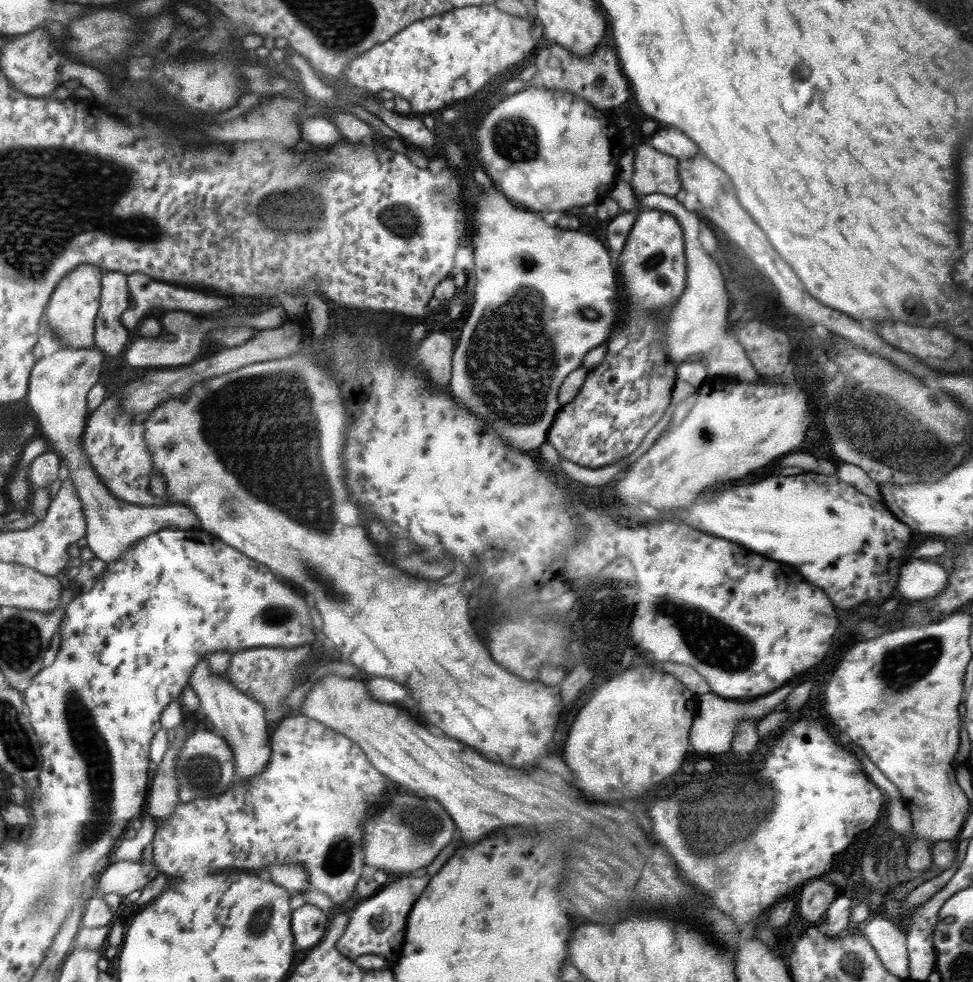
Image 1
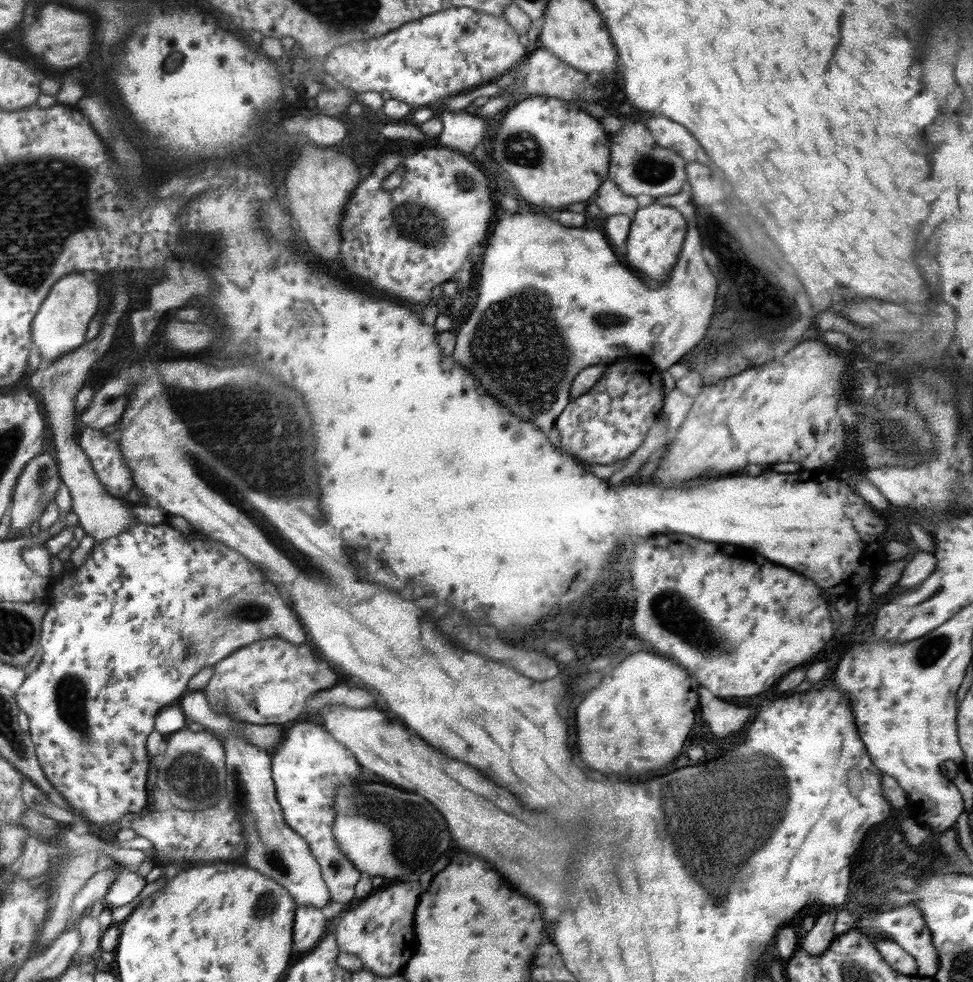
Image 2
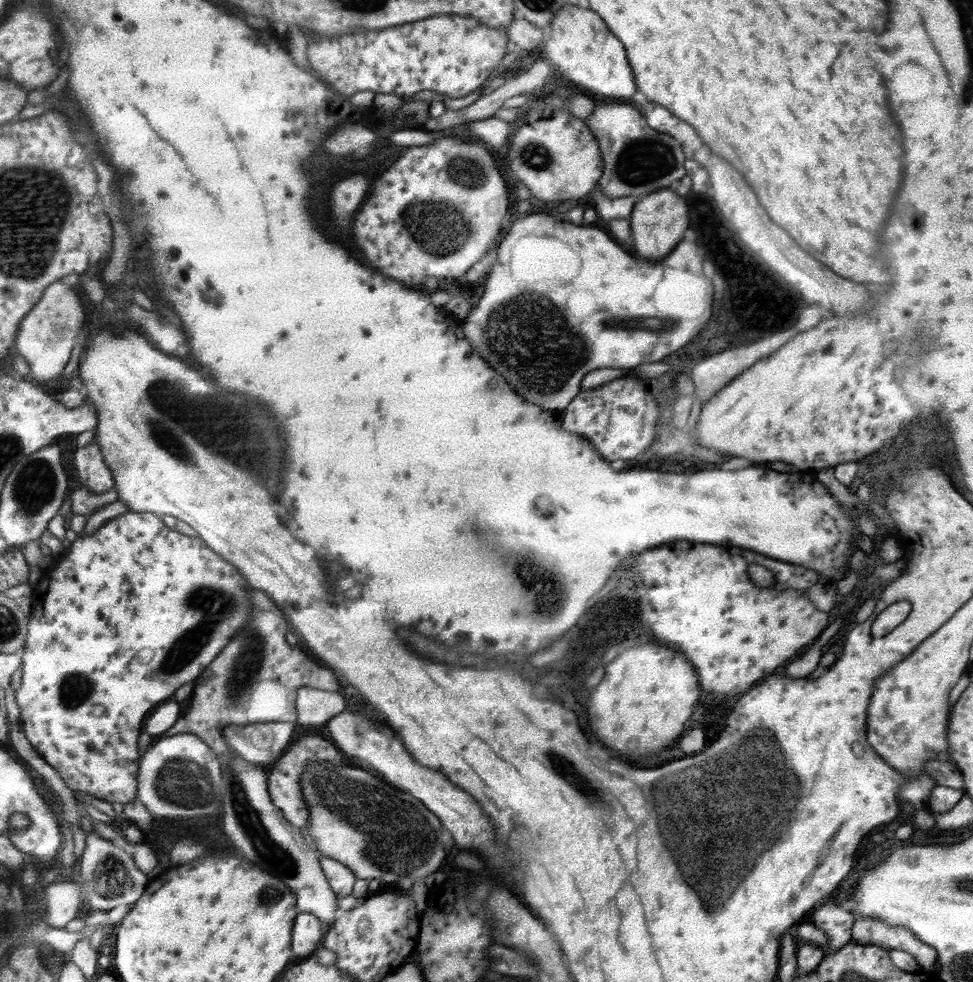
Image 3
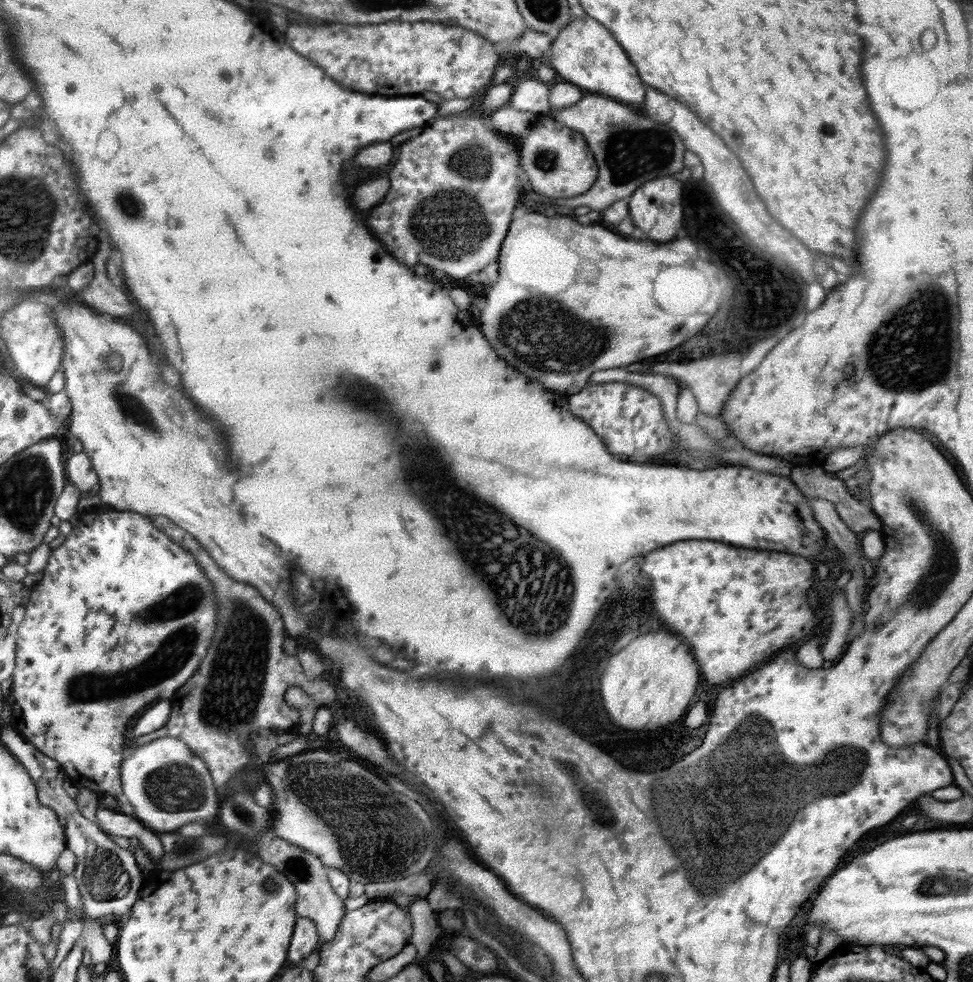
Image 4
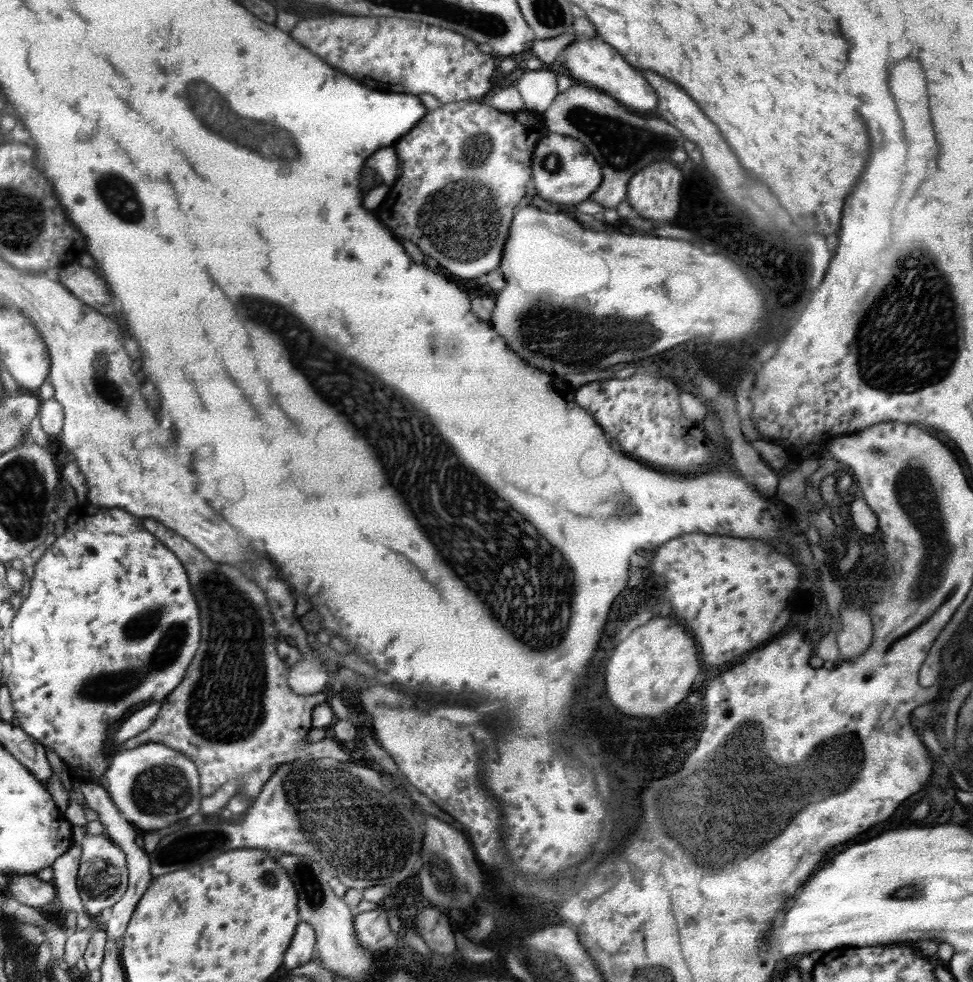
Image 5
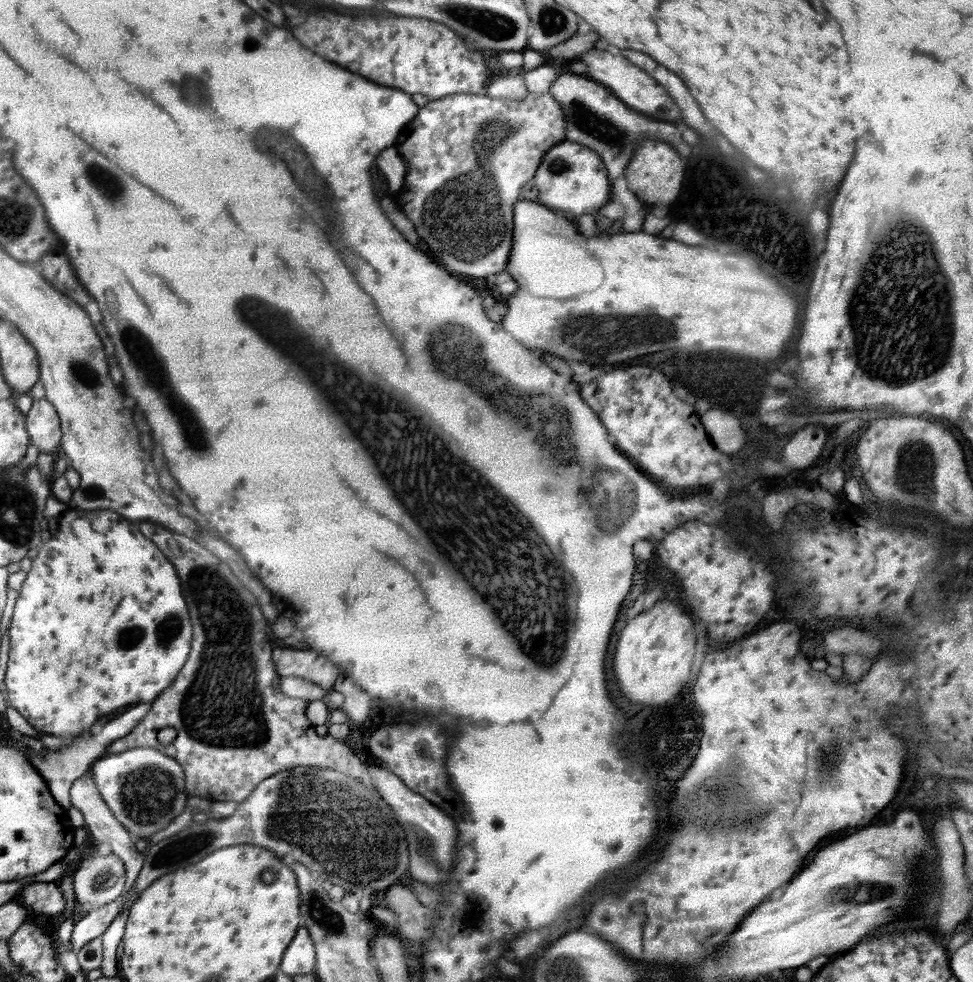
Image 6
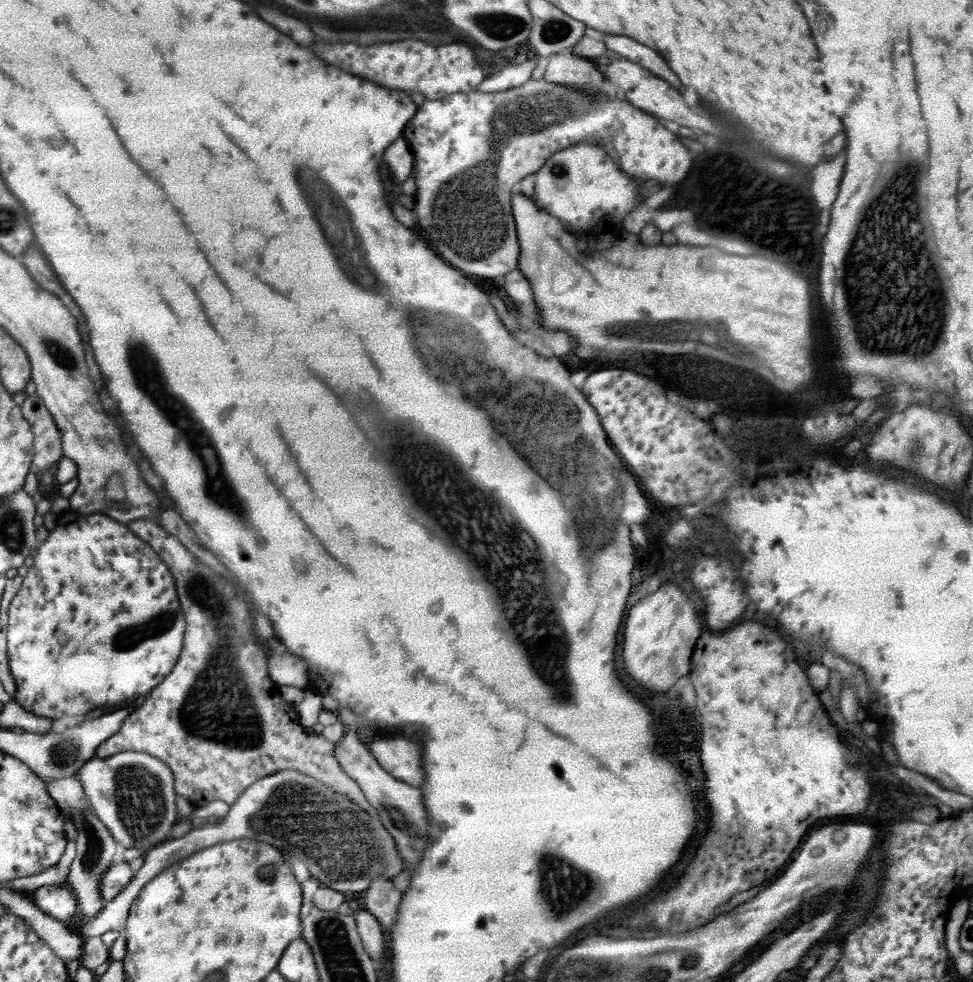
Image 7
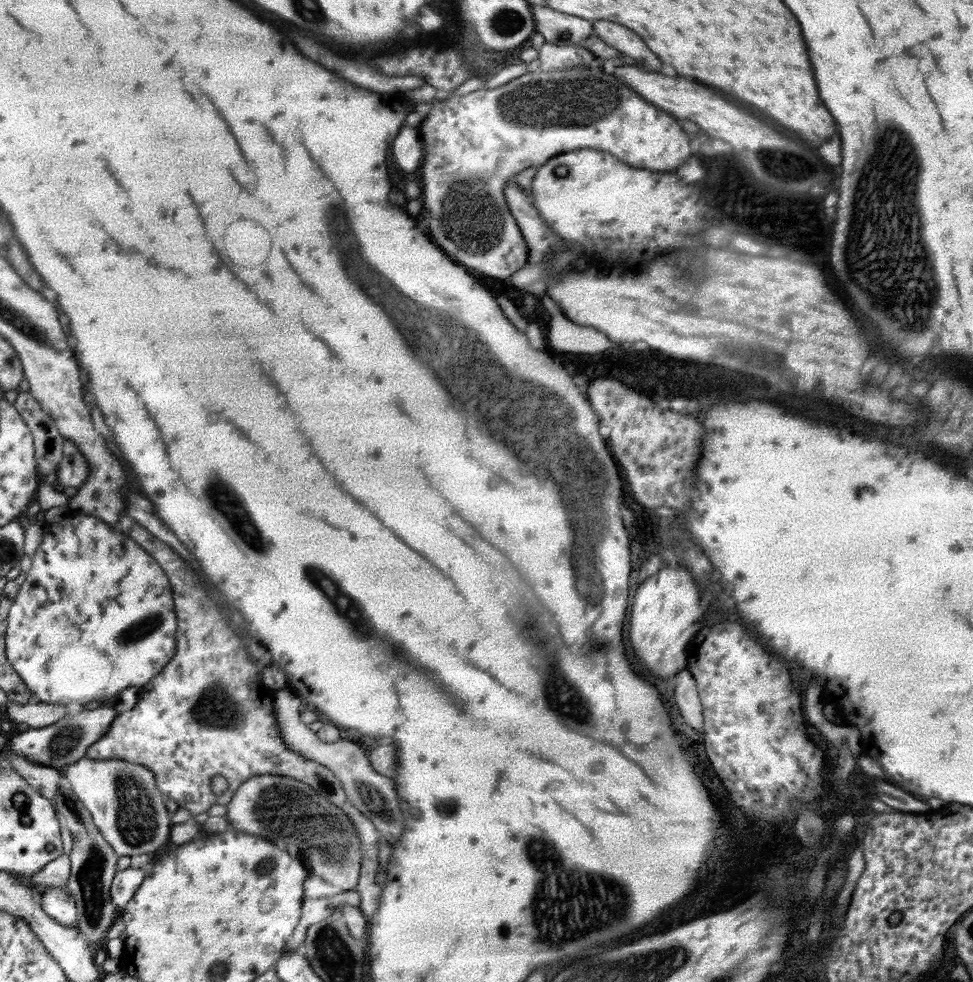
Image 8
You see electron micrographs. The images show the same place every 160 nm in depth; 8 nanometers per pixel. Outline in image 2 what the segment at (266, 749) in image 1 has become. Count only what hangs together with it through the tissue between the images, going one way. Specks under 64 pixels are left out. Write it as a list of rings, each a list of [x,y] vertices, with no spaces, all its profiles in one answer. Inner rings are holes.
[[[228,735],[221,741],[225,750],[225,802],[236,809],[242,818],[243,835],[247,842],[241,863],[283,886],[298,906],[308,905],[318,909],[326,907],[331,900],[320,865],[306,840],[285,823],[283,810],[275,795],[271,756],[240,735]]]

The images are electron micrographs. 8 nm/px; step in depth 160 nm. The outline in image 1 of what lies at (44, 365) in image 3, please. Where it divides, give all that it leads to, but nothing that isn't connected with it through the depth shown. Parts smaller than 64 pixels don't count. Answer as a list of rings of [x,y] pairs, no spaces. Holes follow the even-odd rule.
[[[83,264],[73,268],[52,292],[44,319],[53,332],[52,337],[67,348],[94,348],[94,321],[100,306],[100,279],[104,271],[101,268]]]

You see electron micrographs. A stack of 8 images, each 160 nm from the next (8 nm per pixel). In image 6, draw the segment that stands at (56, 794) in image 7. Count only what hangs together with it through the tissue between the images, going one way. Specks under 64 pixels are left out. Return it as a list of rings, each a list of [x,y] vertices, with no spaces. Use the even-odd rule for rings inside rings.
[[[82,776],[77,778],[72,783],[69,793],[72,807],[78,808],[83,814],[84,825],[87,826],[90,840],[96,844],[110,844],[112,853],[116,853],[116,856],[123,860],[126,875],[124,891],[129,892],[136,882],[140,869],[144,866],[145,852],[136,849],[135,839],[132,838],[131,834],[123,827],[123,824],[114,816],[112,810],[107,807],[92,777]]]

